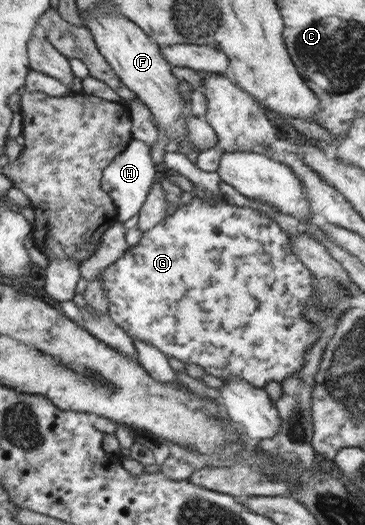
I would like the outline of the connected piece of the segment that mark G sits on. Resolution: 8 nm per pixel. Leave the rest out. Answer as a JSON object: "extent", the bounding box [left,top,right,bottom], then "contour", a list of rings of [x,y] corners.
{"extent":[103,196,321,388],"contour":[[[196,196],[189,203],[180,204],[175,213],[161,219],[152,229],[143,231],[138,244],[128,246],[122,258],[103,269],[103,294],[107,297],[109,303],[107,314],[131,338],[137,337],[157,347],[168,358],[174,357],[174,359],[178,359],[184,364],[196,363],[208,375],[214,375],[214,377],[222,379],[234,375],[258,388],[264,388],[265,385],[269,384],[269,381],[282,382],[304,365],[306,352],[316,343],[321,330],[304,313],[307,305],[314,299],[314,293],[317,292],[313,284],[315,276],[303,264],[303,260],[294,253],[292,248],[293,241],[288,233],[279,228],[278,222],[267,217],[266,214],[249,206],[241,207],[227,202],[213,204],[200,196]]]}

